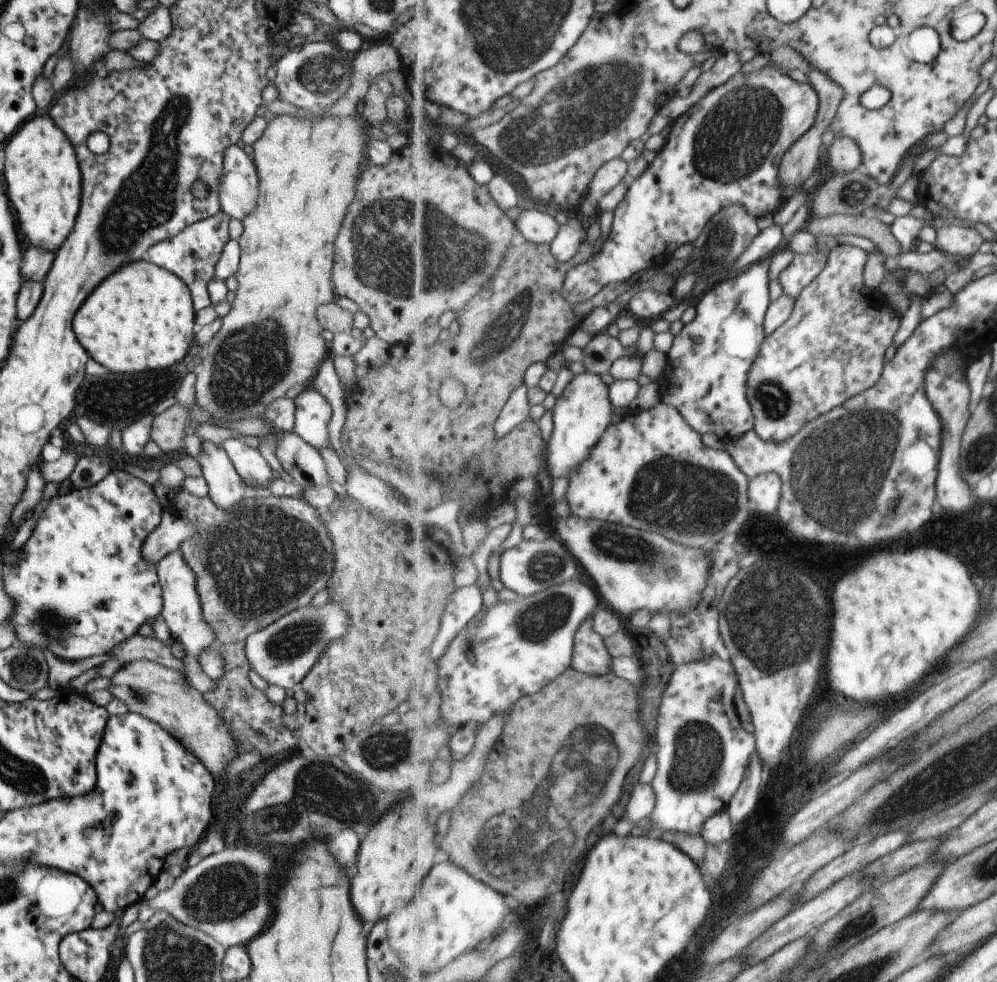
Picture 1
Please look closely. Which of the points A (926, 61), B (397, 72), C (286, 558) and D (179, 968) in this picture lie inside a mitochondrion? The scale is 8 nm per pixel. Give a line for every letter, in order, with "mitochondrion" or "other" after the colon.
A: other
B: other
C: mitochondrion
D: mitochondrion

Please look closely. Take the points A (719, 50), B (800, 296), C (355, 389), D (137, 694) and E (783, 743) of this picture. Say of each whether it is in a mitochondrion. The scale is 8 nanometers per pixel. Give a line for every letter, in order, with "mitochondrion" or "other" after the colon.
A: other
B: other
C: other
D: mitochondrion
E: other

